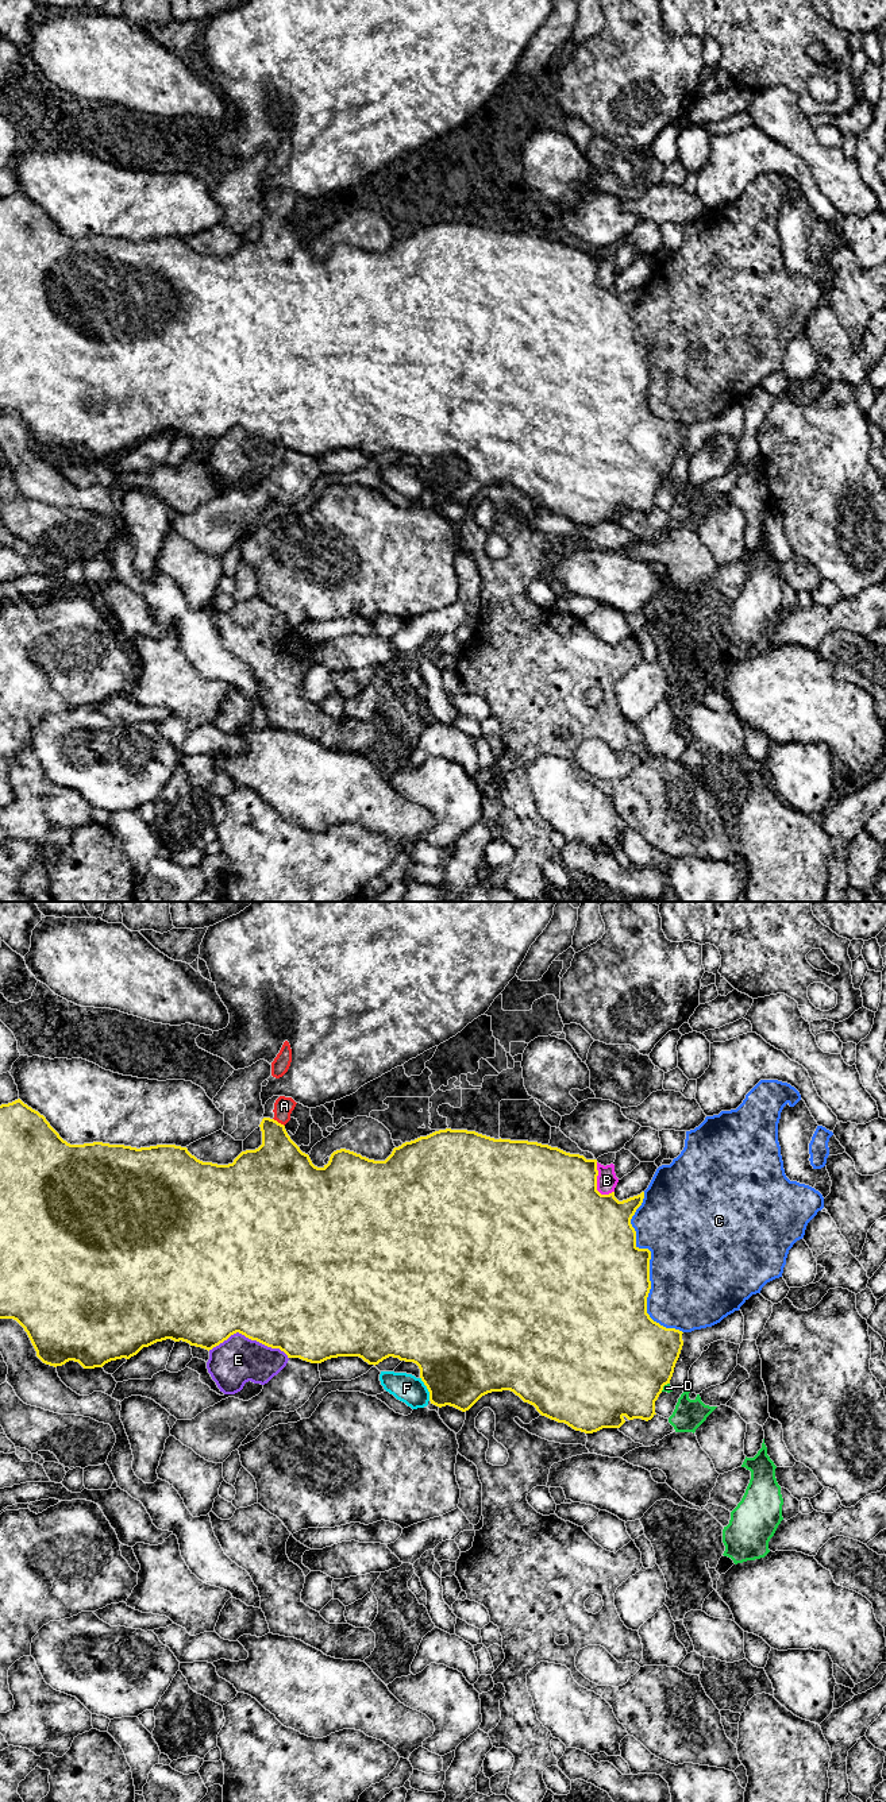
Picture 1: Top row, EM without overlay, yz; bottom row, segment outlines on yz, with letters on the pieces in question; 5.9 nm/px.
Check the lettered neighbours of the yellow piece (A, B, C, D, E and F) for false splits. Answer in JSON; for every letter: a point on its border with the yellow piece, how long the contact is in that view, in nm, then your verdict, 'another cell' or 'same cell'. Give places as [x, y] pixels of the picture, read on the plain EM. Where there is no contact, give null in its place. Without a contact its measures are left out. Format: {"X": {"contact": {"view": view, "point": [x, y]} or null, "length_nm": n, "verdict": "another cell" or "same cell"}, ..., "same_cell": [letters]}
{"A": {"contact": {"view": "yz", "point": [277, 215]}, "length_nm": 90, "verdict": "same cell"}, "B": {"contact": {"view": "yz", "point": [596, 274]}, "length_nm": 220, "verdict": "another cell"}, "C": {"contact": {"view": "yz", "point": [648, 361]}, "length_nm": 850, "verdict": "another cell"}, "D": {"contact": {"view": "yz", "point": [663, 478]}, "length_nm": 80, "verdict": "another cell"}, "E": {"contact": {"view": "yz", "point": [249, 431]}, "length_nm": 480, "verdict": "another cell"}, "F": {"contact": {"view": "yz", "point": [427, 481]}, "length_nm": 160, "verdict": "another cell"}, "same_cell": ["A"]}

